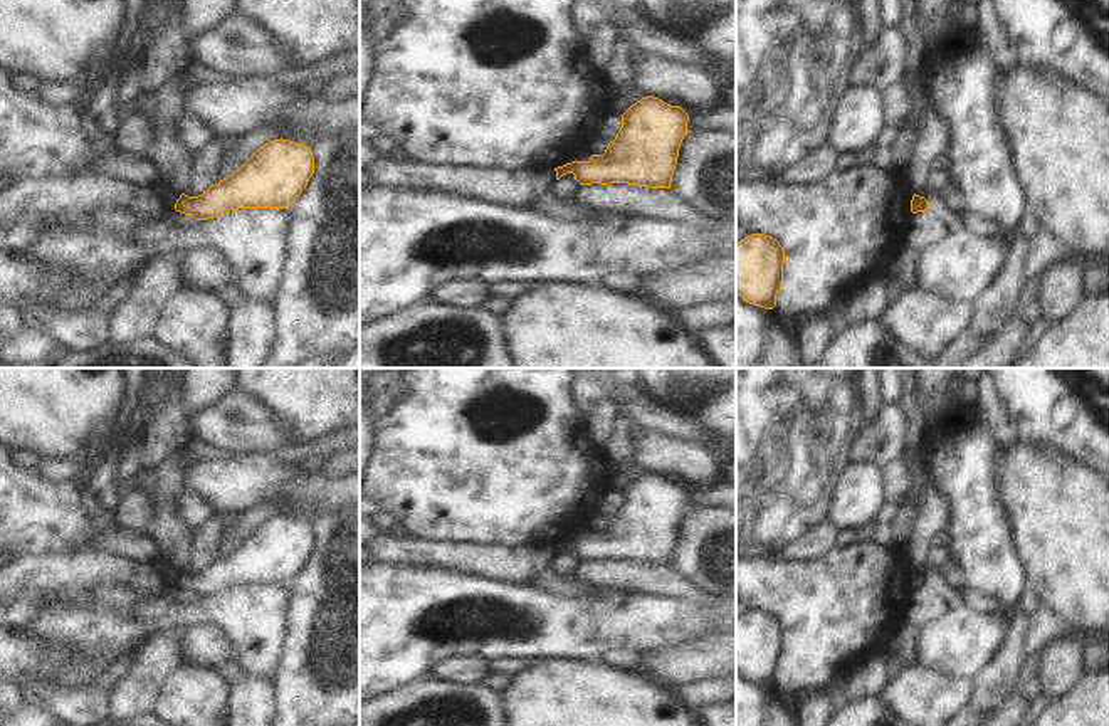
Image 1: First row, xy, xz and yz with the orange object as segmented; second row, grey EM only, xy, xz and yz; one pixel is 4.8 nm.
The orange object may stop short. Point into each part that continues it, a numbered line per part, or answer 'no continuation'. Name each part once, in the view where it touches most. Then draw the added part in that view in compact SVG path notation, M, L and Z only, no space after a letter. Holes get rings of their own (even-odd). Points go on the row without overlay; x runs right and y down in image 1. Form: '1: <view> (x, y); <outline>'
no continuation

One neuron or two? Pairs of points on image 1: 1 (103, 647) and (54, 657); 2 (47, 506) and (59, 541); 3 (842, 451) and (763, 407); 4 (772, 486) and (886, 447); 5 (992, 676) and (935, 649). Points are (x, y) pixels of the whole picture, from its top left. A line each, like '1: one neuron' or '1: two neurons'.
1: two neurons
2: one neuron
3: one neuron
4: two neurons
5: two neurons

